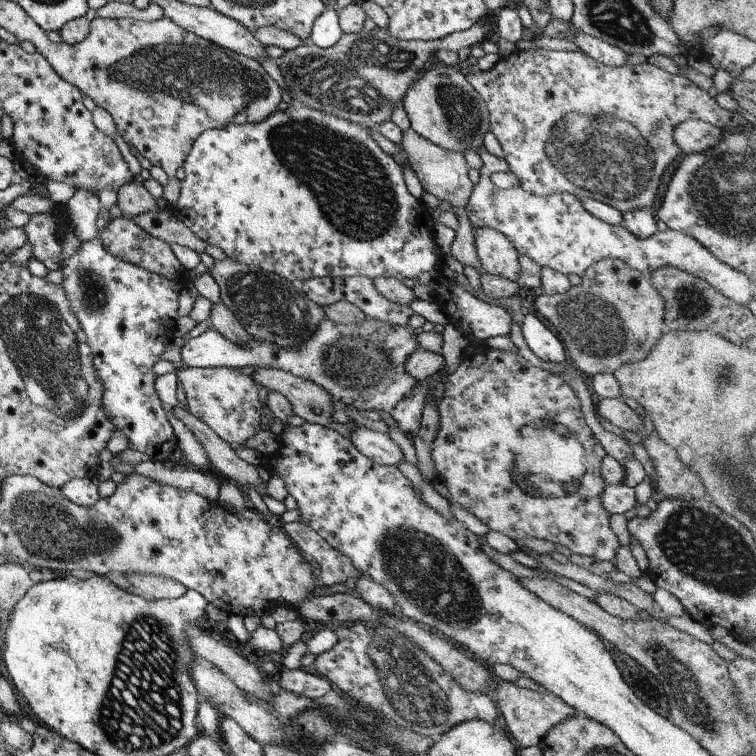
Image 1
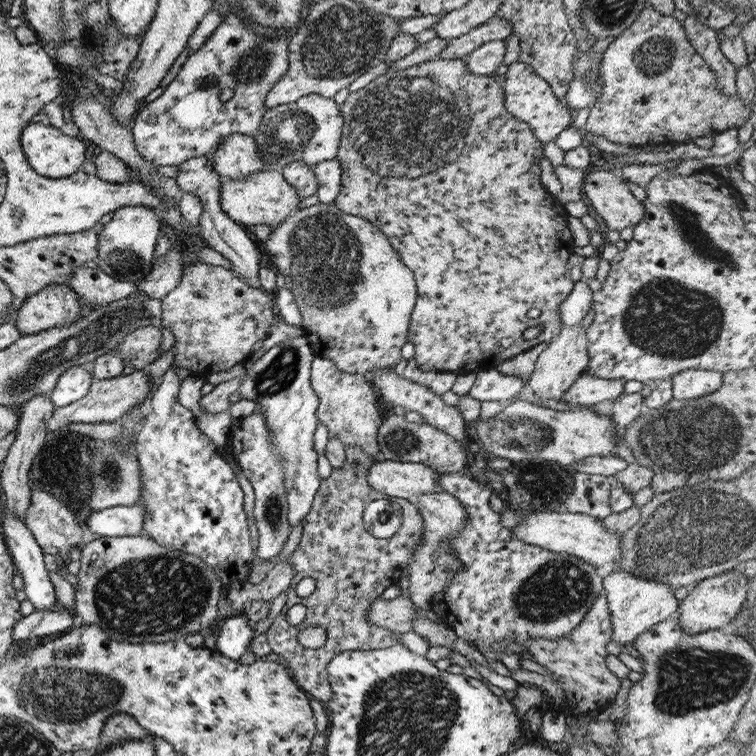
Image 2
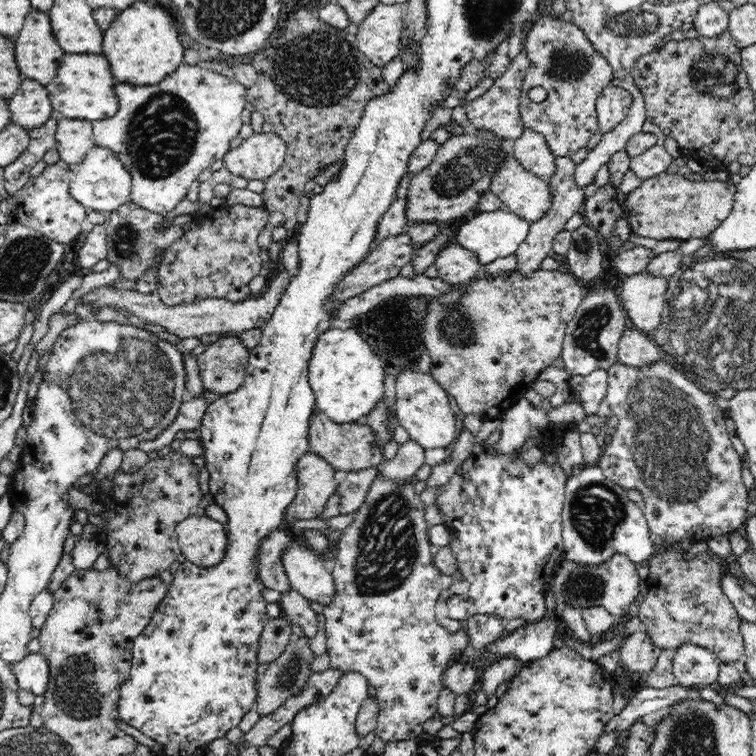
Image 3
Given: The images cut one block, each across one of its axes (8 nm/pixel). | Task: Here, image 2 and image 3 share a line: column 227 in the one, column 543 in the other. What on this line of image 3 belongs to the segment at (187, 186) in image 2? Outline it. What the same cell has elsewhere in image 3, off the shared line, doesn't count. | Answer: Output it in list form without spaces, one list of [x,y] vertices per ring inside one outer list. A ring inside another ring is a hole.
[[[556,157],[556,167],[558,167],[556,174],[548,180],[548,185],[552,189],[553,206],[544,218],[530,223],[530,232],[528,232],[526,240],[520,244],[514,254],[516,261],[515,270],[523,278],[532,278],[534,272],[542,269],[544,260],[552,254],[556,234],[565,229],[566,221],[583,209],[586,194],[584,189],[578,185],[578,181],[576,181],[576,175],[574,175],[576,164],[574,164],[572,157]]]

